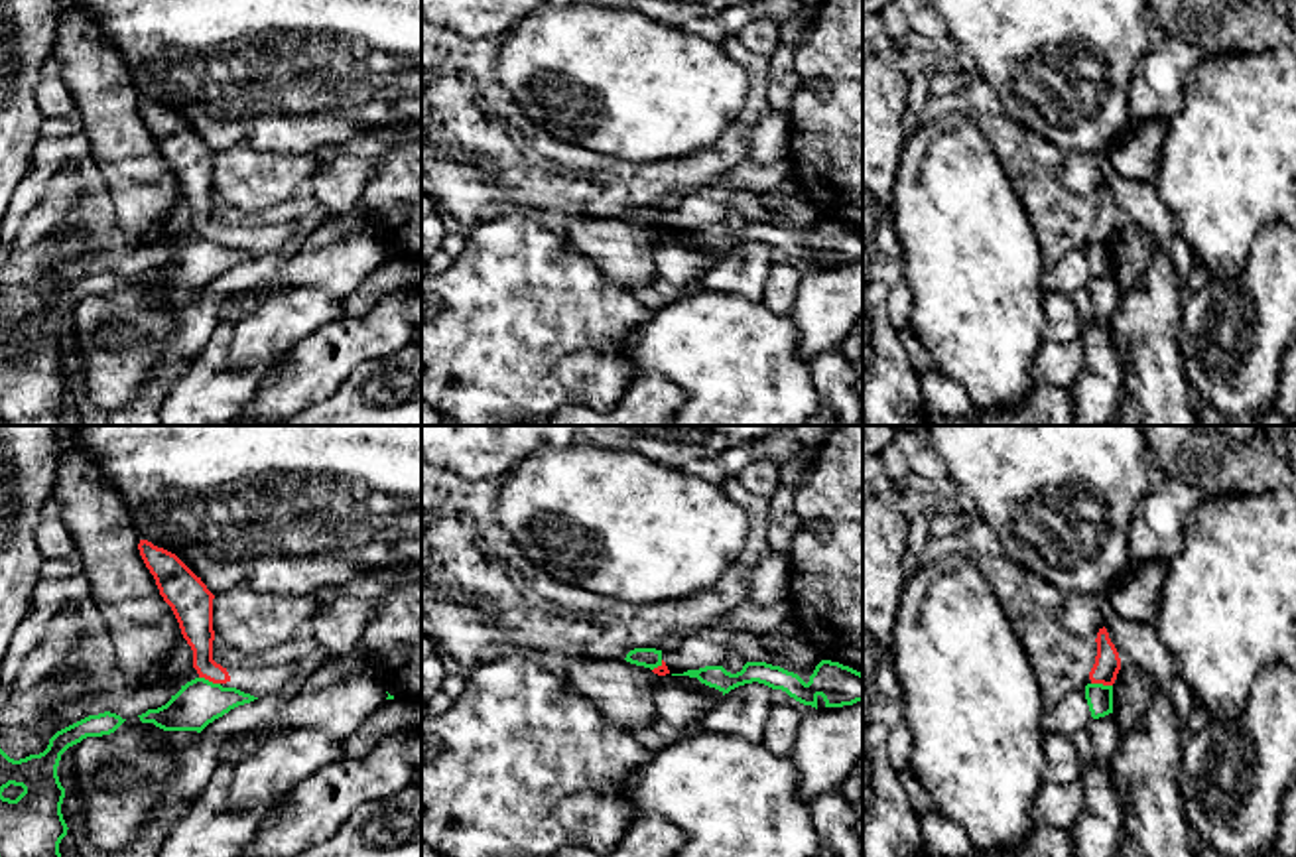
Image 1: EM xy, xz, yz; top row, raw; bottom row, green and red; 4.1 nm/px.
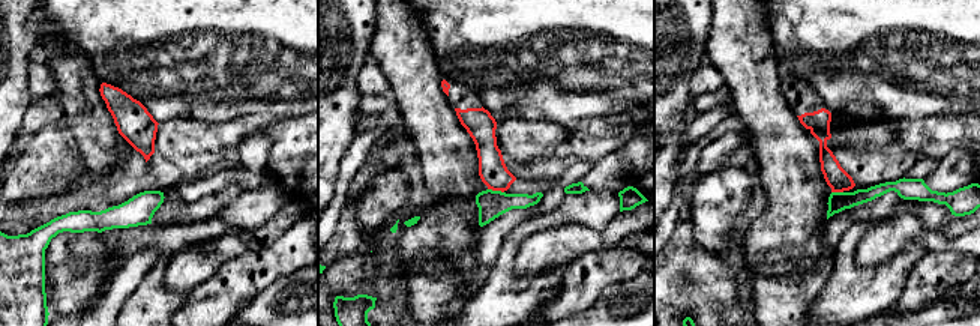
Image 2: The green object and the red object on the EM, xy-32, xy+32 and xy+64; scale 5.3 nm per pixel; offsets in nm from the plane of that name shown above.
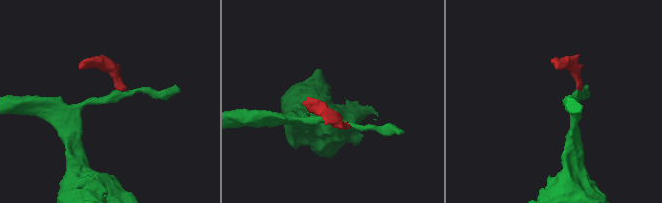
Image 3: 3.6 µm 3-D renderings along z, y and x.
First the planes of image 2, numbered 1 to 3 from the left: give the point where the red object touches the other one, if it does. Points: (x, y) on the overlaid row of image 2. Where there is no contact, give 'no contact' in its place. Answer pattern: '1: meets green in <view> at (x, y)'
1: no contact
2: meets green in xy+32 at (496, 191)
3: meets green in xy+64 at (838, 193)

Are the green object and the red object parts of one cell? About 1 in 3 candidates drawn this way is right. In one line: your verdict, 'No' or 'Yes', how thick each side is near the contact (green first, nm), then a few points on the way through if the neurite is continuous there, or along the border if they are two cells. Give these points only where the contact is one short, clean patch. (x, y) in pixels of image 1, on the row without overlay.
No. Thickness 190 nm (green) against 140 nm. Boundary: xy (199, 235), (219, 243)

